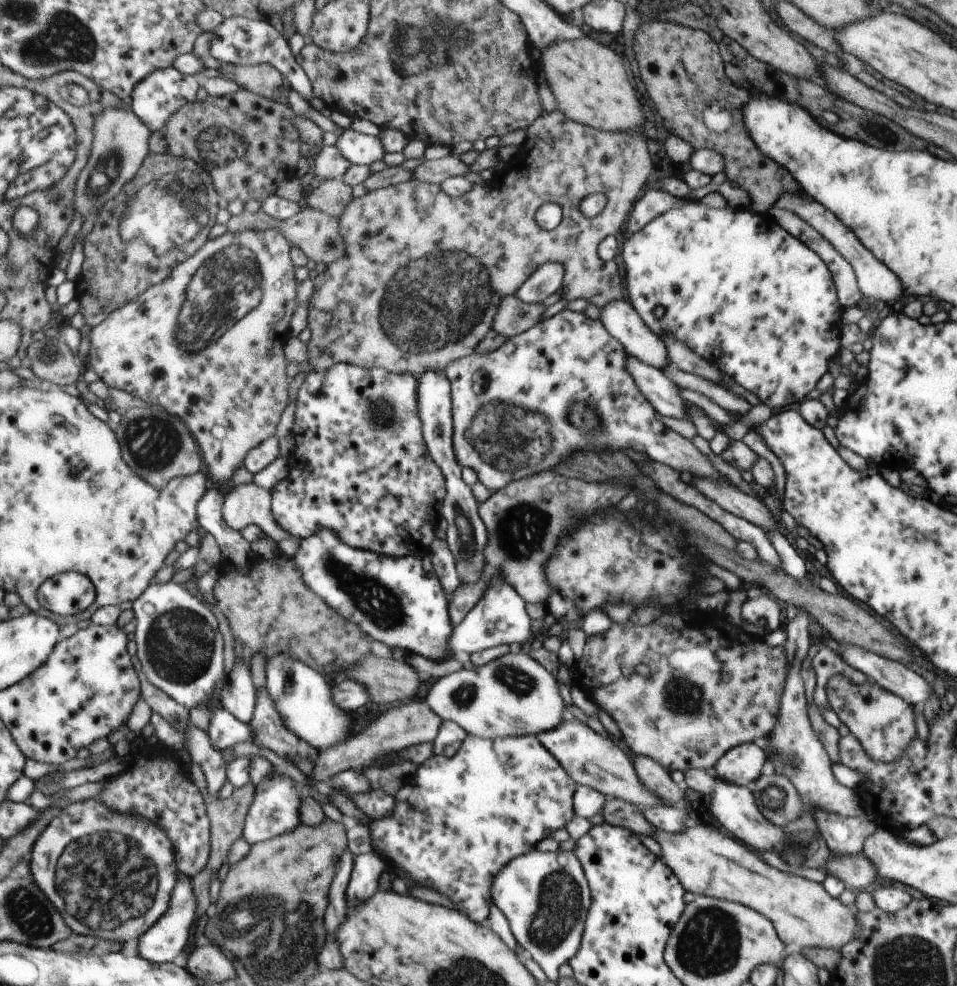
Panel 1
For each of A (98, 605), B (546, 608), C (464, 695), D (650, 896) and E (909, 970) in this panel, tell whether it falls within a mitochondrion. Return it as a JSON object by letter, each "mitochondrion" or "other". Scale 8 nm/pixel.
{"A":"other","B":"other","C":"mitochondrion","D":"other","E":"mitochondrion"}

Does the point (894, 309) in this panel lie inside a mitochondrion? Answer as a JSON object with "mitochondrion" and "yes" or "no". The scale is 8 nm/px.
{"mitochondrion":"no"}

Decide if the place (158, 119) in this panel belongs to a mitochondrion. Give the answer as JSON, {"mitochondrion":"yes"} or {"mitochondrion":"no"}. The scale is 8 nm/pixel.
{"mitochondrion":"no"}

